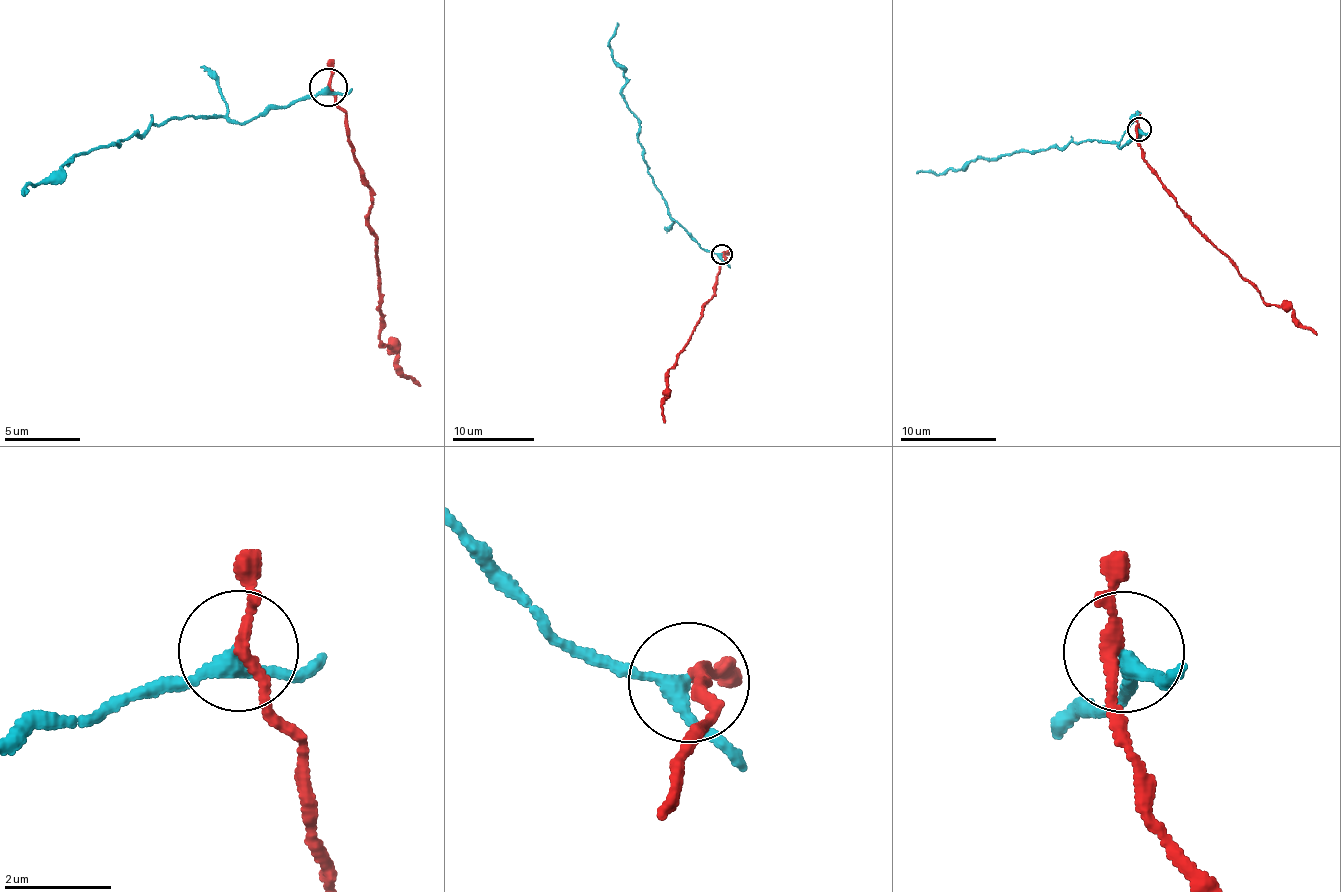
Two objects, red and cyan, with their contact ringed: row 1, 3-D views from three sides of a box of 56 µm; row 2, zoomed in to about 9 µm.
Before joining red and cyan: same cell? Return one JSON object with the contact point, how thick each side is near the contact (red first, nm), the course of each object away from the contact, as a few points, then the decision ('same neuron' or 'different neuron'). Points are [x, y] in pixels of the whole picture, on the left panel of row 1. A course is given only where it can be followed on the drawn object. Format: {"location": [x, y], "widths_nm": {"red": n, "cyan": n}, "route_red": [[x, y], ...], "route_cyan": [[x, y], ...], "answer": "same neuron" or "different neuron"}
{"location": [328, 87], "widths_nm": {"red": 190, "cyan": 240}, "route_red": [[329, 86], [346, 112], [346, 131], [369, 192], [381, 281], [379, 338], [389, 343], [400, 371], [419, 385]], "route_cyan": [[329, 86], [292, 105], [235, 122], [188, 117], [156, 122], [123, 140], [69, 160], [28, 187], [26, 194]], "answer": "different neuron"}

